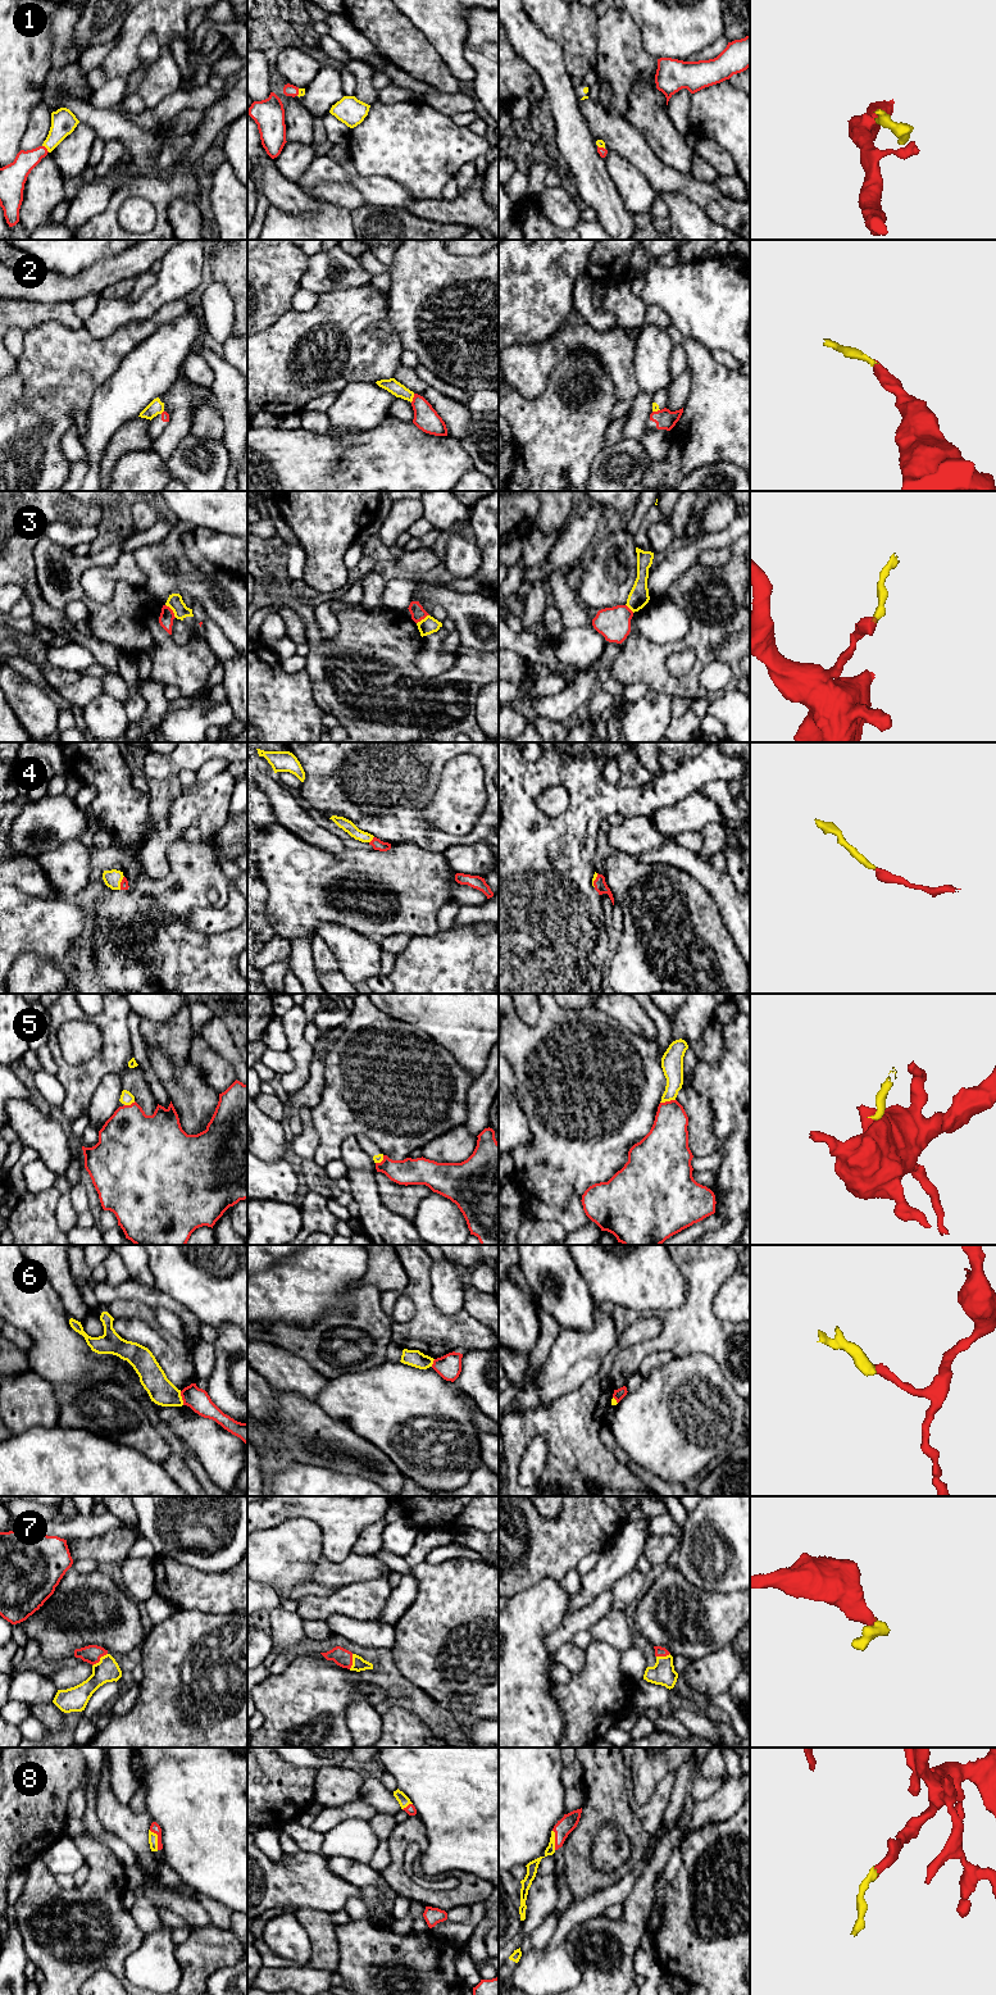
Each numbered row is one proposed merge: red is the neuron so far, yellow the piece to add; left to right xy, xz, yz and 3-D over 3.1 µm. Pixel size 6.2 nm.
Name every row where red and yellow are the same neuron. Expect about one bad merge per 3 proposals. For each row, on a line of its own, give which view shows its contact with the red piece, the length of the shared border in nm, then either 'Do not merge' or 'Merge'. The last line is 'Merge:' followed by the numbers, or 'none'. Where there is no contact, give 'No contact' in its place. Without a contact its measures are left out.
1: Touches red in xy. Shared border 60 nm. Merge
2: Touches red in xz. Shared border 60 nm. Do not merge
3: Touches red in xy. Shared border 110 nm. Do not merge
4: Touches red in xz. Shared border 50 nm. Merge
5: Touches red in yz. Shared border 100 nm. Do not merge
6: Touches red in xy. Shared border 90 nm. Do not merge
7: Touches red in xy. Shared border 130 nm. Merge
8: Touches red in xy. Shared border 140 nm. Merge
Merge: 1, 4, 7, 8

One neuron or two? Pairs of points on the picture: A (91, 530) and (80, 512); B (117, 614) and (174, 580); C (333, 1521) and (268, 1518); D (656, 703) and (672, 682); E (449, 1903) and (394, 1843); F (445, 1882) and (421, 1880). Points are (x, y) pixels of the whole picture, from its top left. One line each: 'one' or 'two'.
A: two
B: two
C: one
D: two
E: one
F: one

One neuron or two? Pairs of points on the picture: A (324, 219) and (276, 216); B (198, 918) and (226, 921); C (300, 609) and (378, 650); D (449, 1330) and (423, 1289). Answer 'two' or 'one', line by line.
A: one
B: one
C: one
D: one

